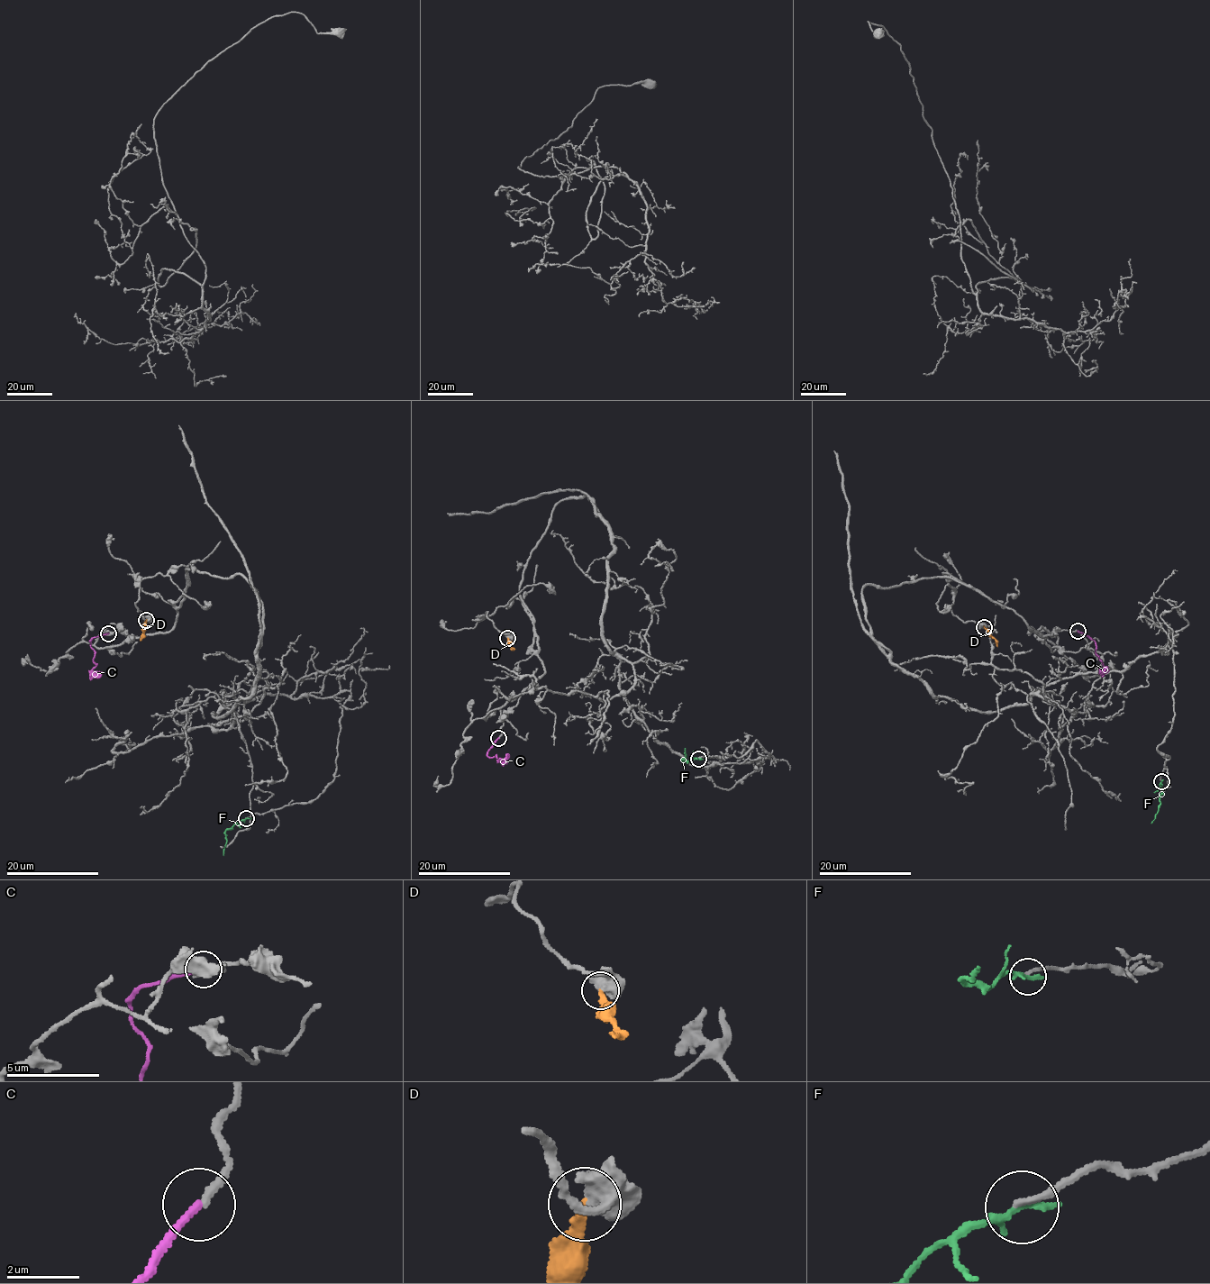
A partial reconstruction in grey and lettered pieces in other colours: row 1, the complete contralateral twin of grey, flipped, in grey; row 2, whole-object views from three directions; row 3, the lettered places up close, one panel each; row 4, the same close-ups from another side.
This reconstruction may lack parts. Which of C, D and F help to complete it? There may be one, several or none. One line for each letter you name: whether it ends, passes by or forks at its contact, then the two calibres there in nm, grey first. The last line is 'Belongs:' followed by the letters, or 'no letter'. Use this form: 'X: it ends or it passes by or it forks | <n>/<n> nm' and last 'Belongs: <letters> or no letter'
C: it ends | 200/200 nm
Belongs: C

